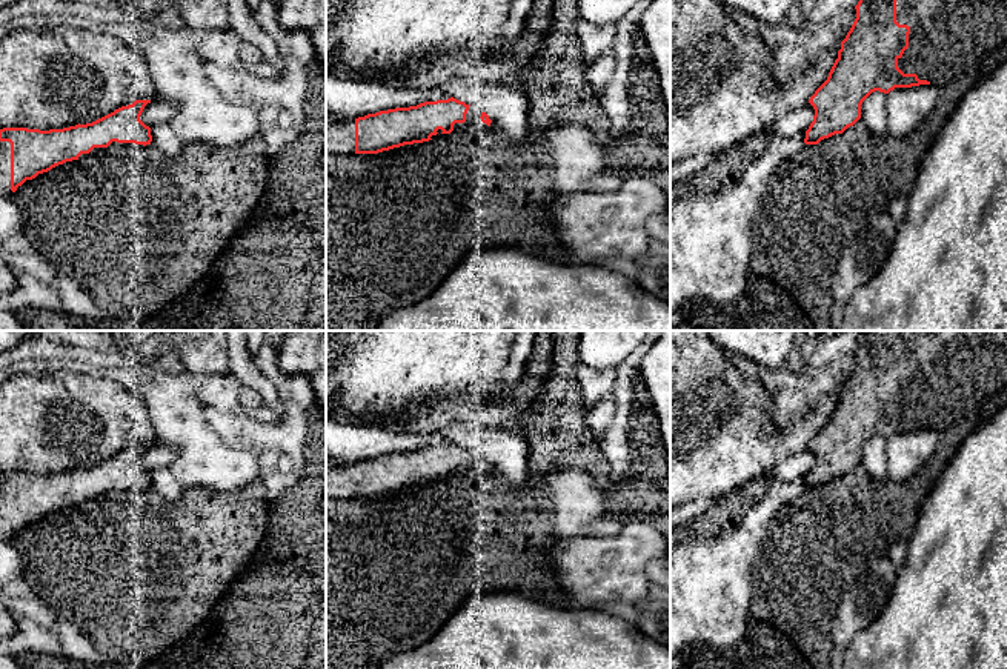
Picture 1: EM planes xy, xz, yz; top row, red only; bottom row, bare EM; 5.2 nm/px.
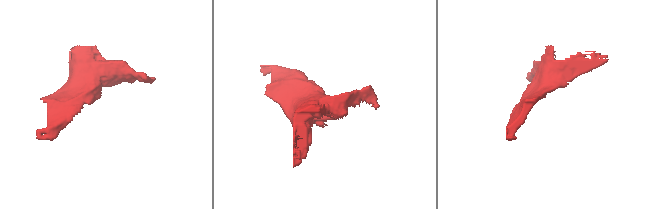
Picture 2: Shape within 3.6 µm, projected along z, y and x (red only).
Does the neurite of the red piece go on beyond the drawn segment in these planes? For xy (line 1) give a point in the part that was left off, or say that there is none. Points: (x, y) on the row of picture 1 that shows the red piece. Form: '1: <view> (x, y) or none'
1: xy (5, 146)

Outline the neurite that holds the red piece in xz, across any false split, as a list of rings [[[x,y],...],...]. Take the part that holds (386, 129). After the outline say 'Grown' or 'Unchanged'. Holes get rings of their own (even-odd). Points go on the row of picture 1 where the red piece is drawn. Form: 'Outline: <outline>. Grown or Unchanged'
Outline: [[[450,97],[409,108],[380,111],[355,120],[331,121],[326,126],[326,152],[337,155],[378,154],[404,145],[429,141],[432,135],[438,134],[438,129],[443,131],[441,134],[450,134],[455,123],[464,123],[469,106]]]. Grown

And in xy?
Outline: [[[135,100],[92,123],[63,129],[0,129],[0,198],[11,198],[26,180],[78,160],[94,148],[108,148],[112,141],[151,145],[151,128],[140,120],[148,103],[151,100]]]. Grown

